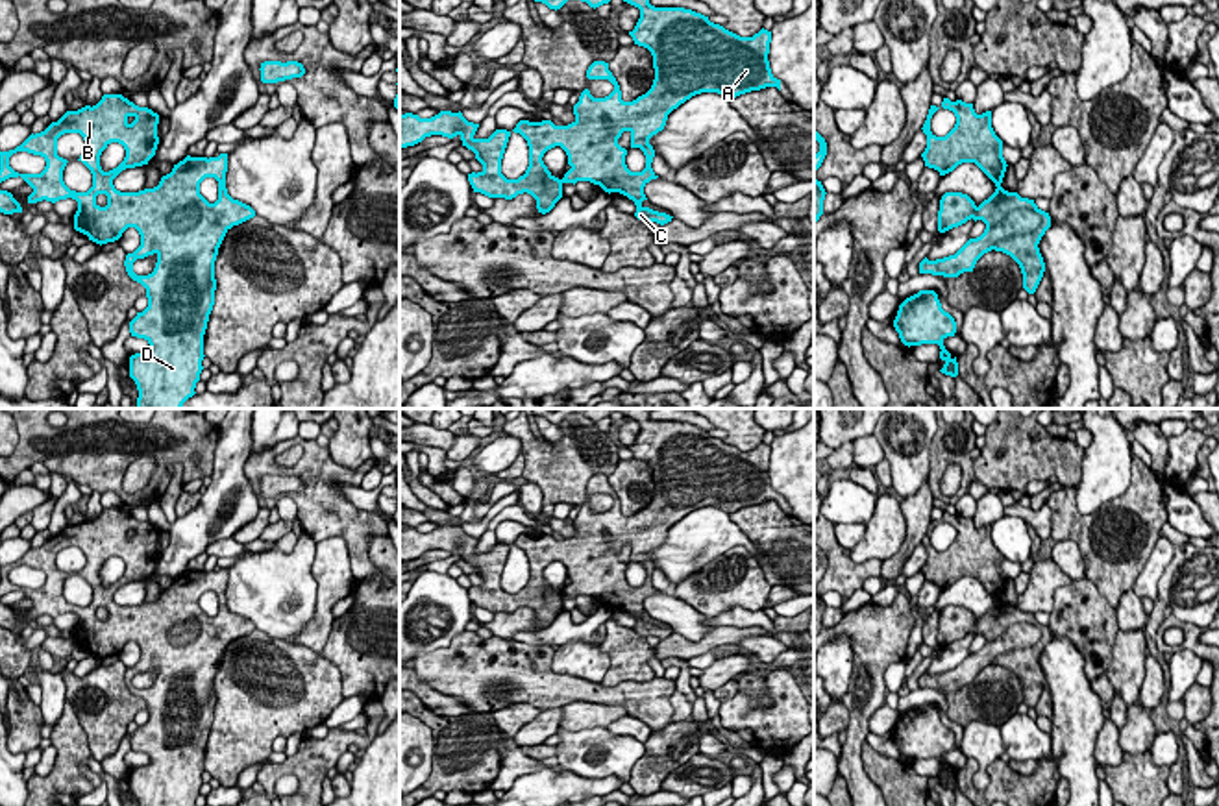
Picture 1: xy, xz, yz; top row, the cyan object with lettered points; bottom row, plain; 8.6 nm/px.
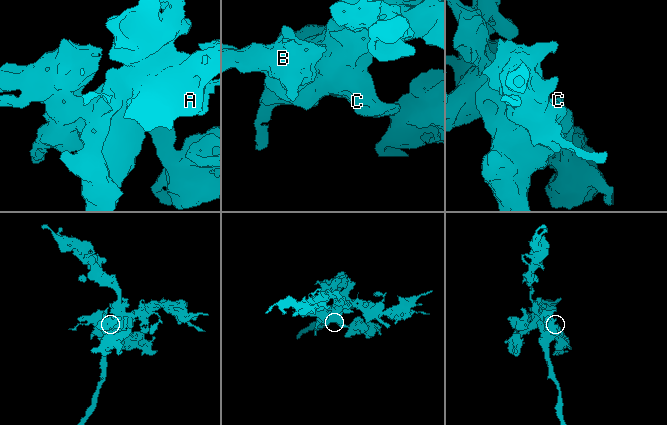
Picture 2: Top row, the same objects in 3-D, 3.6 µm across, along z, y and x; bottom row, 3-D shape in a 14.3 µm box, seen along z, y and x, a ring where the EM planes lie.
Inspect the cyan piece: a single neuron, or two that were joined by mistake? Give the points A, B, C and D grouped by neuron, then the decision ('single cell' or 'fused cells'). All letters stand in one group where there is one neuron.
groups A B C D; single cell

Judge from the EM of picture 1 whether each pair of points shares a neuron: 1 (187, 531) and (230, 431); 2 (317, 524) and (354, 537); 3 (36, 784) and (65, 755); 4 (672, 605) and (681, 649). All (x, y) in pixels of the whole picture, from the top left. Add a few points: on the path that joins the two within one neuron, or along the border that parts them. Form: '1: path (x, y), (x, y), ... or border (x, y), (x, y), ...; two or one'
1: path (211, 507), (228, 490), (230, 455); one
2: path (326, 524), (341, 524), (344, 527); one
3: path (45, 784), (65, 764); one
4: border (713, 627), (698, 640), (687, 640), (674, 633); two

